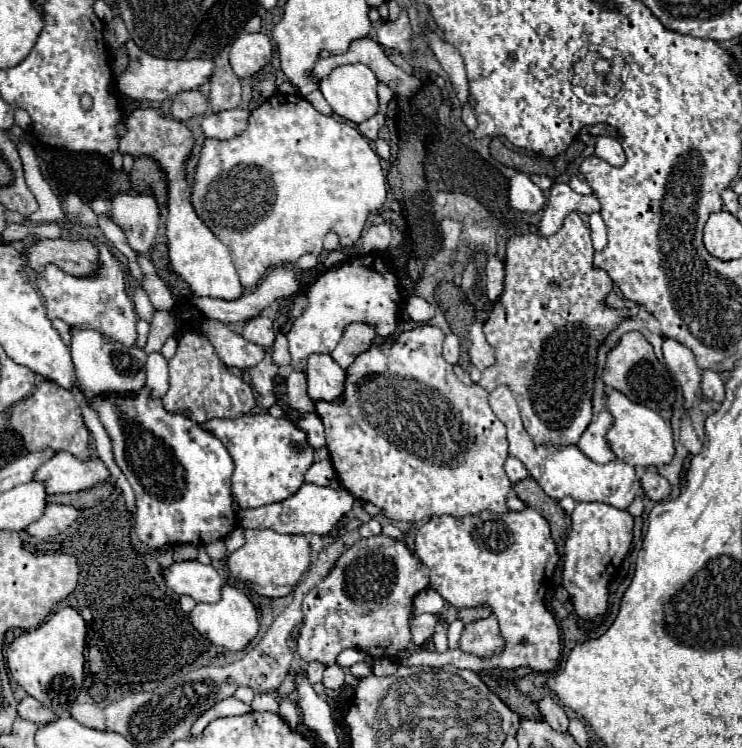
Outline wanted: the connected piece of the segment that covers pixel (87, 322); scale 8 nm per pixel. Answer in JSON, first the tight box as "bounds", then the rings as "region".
{"bounds":[37,243,137,345],"region":[[[101,243],[97,249],[101,259],[101,269],[95,277],[73,277],[63,273],[55,265],[47,265],[45,273],[37,275],[37,285],[45,297],[47,317],[61,319],[71,327],[97,329],[113,341],[121,341],[123,345],[133,345],[137,341],[137,329],[135,329],[137,313],[133,301],[125,293],[123,269],[119,267],[117,259],[111,255],[105,243]]]}

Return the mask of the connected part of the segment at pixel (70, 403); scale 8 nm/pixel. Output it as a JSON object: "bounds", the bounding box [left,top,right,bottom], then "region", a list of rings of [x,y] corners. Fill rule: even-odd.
{"bounds":[9,381,91,459],"region":[[[41,381],[33,395],[21,399],[19,403],[13,405],[11,415],[9,415],[9,425],[23,437],[25,447],[29,453],[35,451],[71,451],[77,459],[89,459],[91,449],[89,449],[89,429],[83,423],[81,409],[77,401],[73,399],[71,391],[59,387],[53,381]]]}

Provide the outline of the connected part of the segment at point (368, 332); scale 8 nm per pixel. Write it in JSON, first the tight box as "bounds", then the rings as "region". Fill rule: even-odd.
{"bounds":[331,323,375,369],"region":[[[351,323],[345,327],[343,337],[339,345],[333,349],[331,357],[343,369],[347,369],[353,363],[353,359],[371,345],[373,339],[375,339],[375,329],[369,323]]]}

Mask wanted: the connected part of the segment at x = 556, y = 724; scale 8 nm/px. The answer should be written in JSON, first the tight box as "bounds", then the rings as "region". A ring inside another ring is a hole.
{"bounds":[539,697,567,731],"region":[[[543,697],[539,703],[539,711],[543,719],[555,729],[555,731],[567,731],[567,715],[559,703],[555,703],[551,697]]]}

